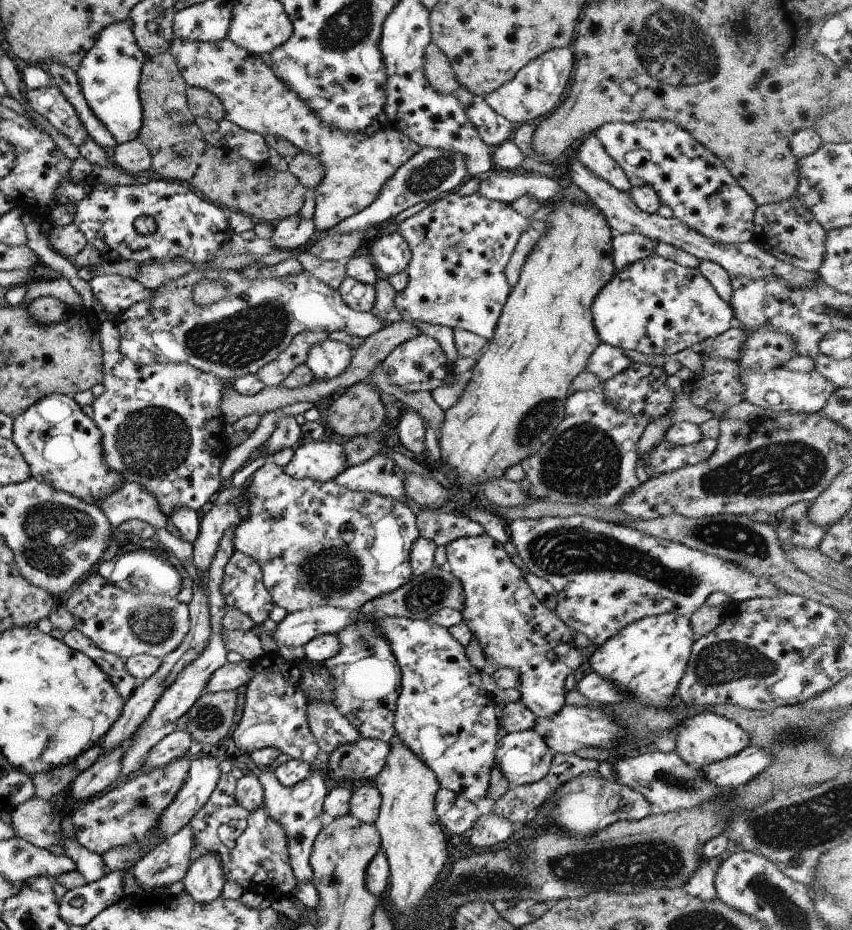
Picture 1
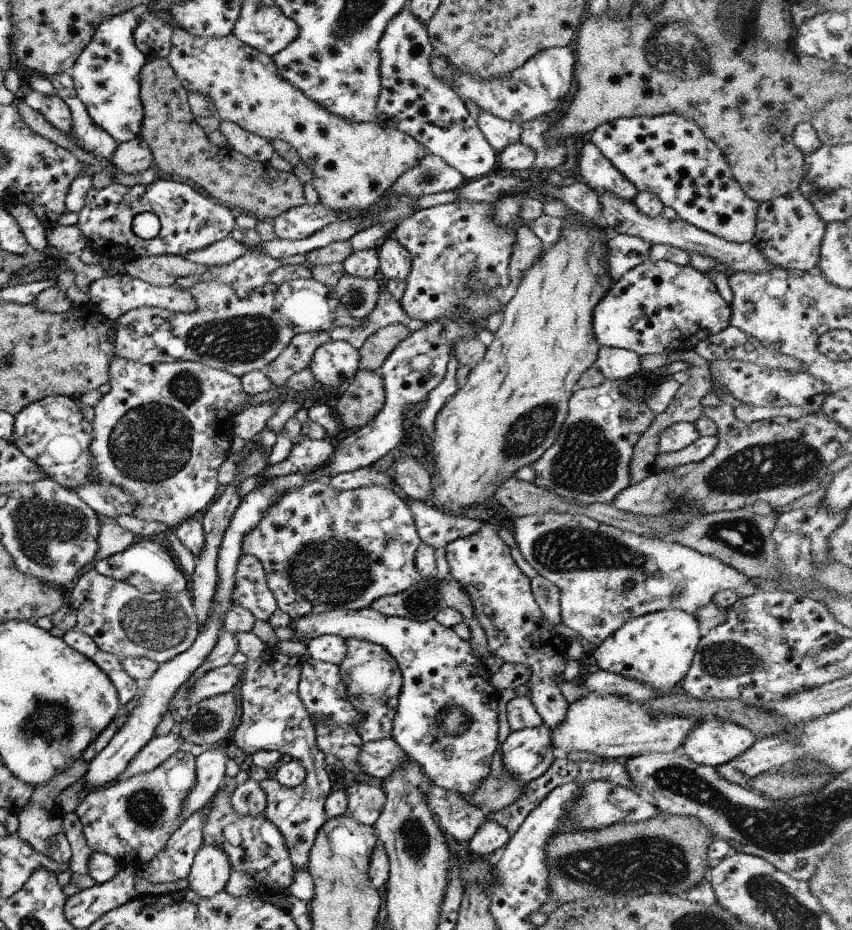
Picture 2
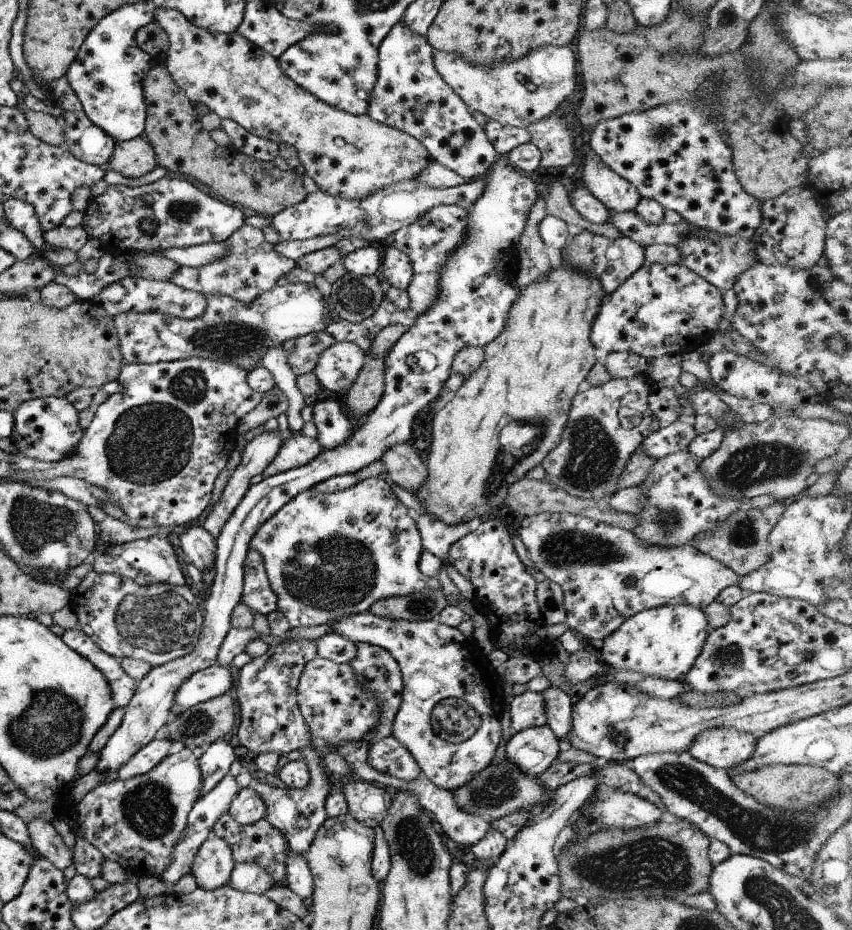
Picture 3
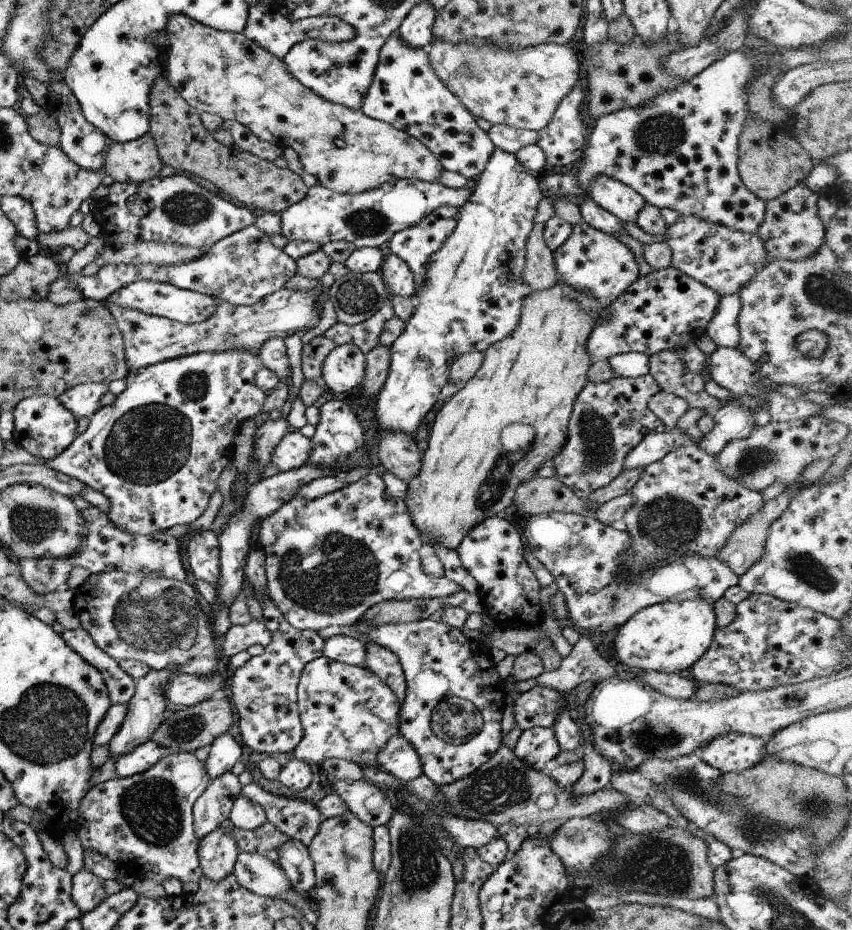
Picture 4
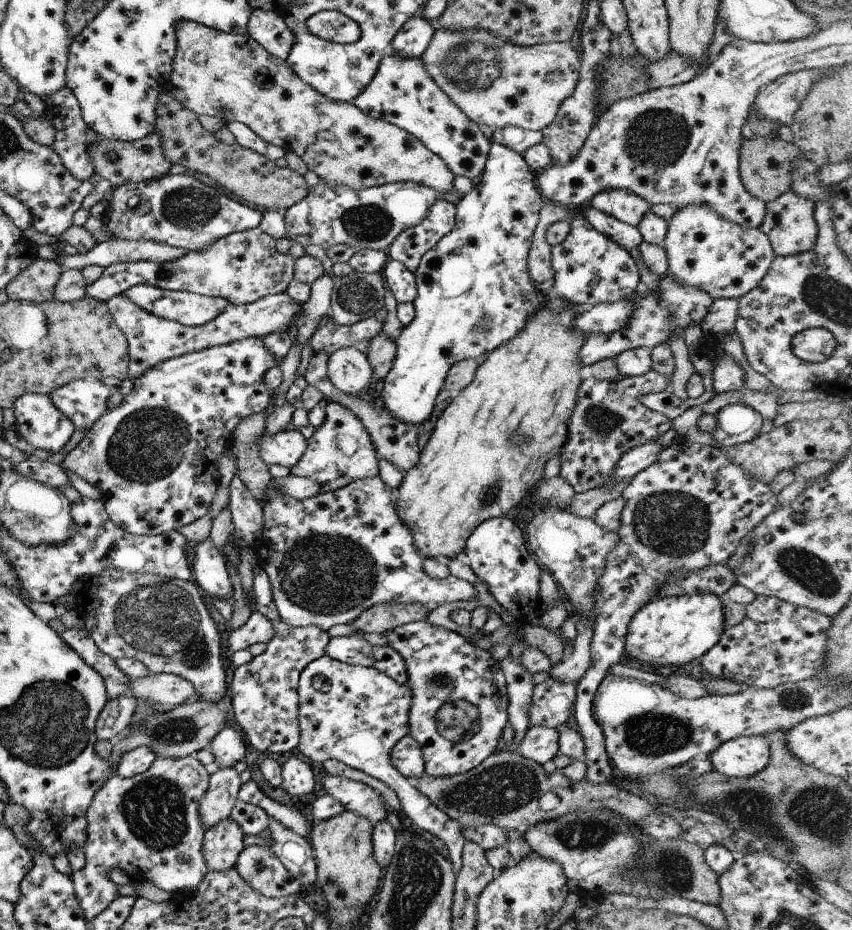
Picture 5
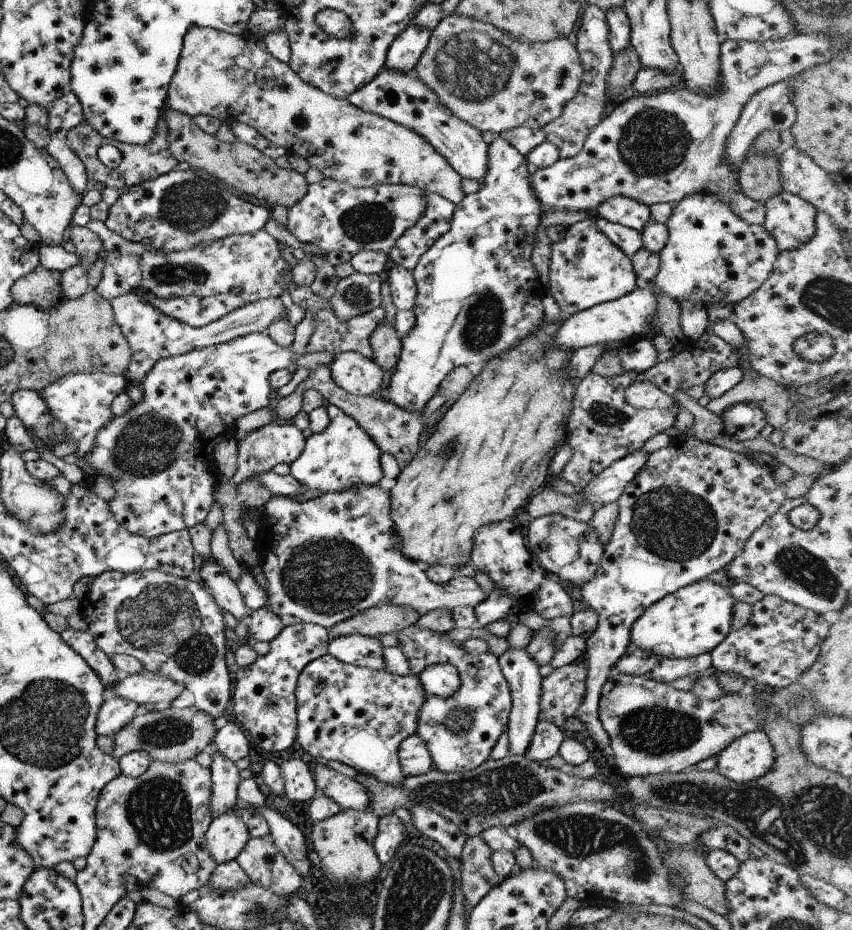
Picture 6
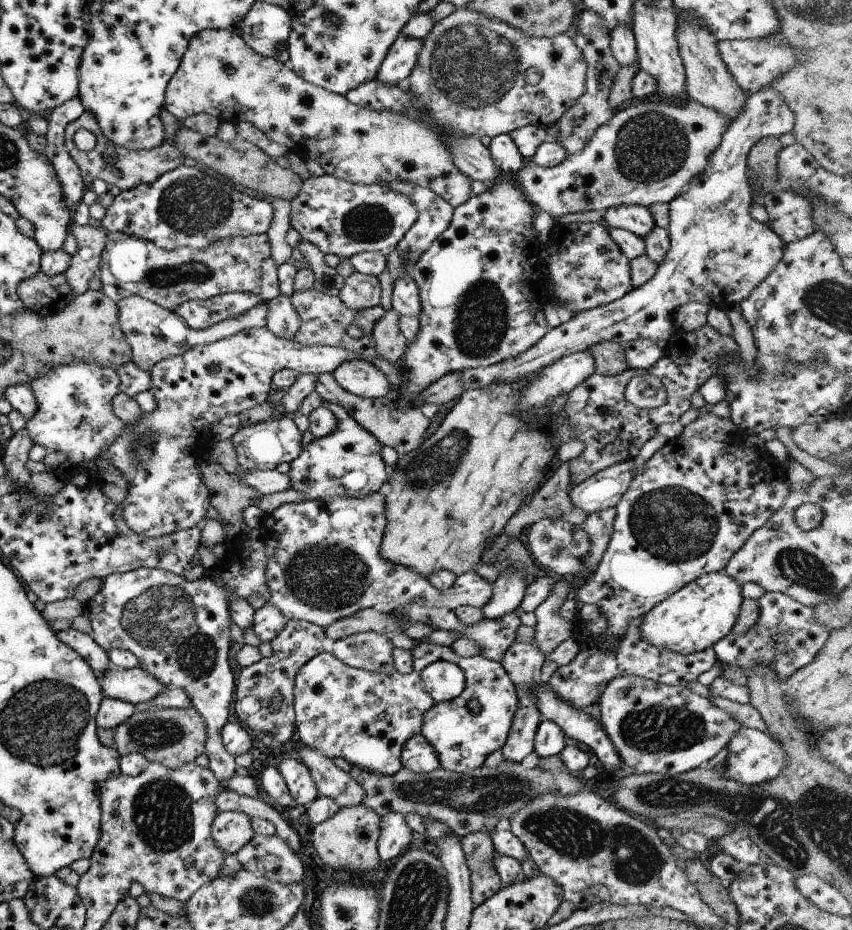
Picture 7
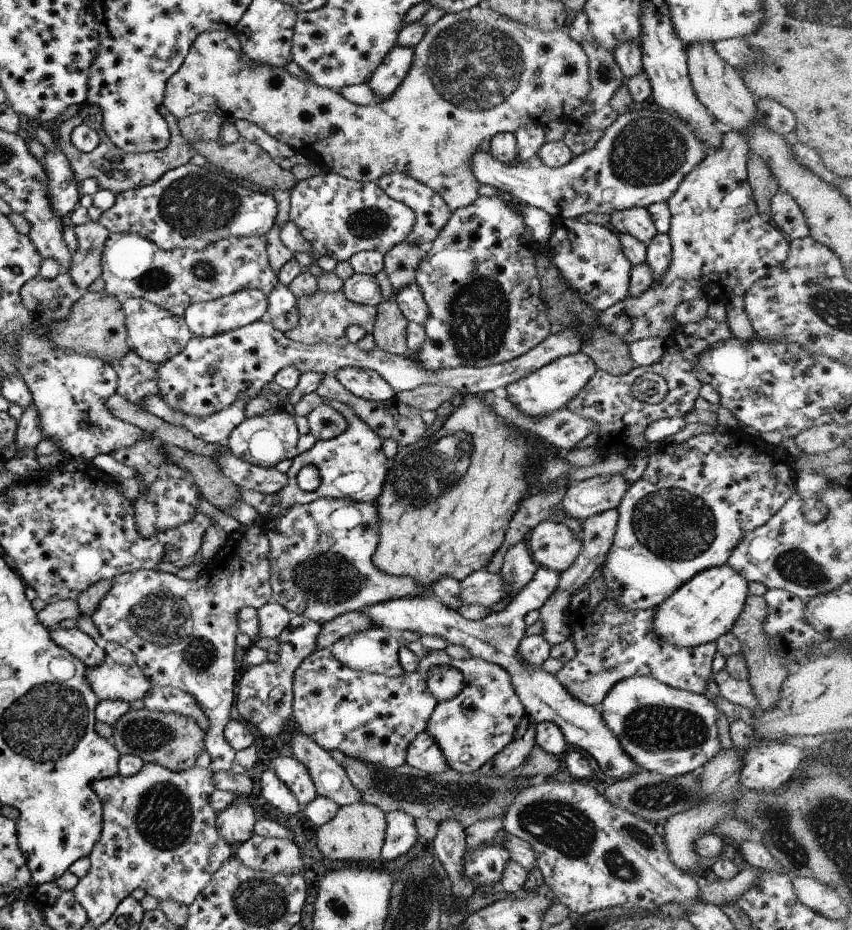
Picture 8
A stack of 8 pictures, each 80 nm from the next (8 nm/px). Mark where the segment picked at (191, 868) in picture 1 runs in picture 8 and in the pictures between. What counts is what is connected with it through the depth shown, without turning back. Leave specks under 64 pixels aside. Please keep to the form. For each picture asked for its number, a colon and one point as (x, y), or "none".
2: (210, 869)
3: (213, 862)
4: (216, 852)
5: (221, 843)
6: (226, 835)
7: (230, 831)
8: (234, 824)

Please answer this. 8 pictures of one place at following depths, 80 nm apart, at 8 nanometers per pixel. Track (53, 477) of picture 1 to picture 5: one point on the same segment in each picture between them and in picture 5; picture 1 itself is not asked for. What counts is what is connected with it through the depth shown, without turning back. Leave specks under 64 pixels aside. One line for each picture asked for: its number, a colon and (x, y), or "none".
2: (51, 432)
3: (46, 429)
4: (42, 426)
5: (36, 420)

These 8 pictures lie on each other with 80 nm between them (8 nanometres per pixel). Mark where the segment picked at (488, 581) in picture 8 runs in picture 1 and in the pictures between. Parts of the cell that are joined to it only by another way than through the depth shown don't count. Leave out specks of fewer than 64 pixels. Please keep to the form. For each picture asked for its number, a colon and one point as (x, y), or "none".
1: (317, 544)
2: (320, 548)
3: (328, 556)
4: (327, 560)
5: (329, 557)
6: (325, 559)
7: (322, 556)

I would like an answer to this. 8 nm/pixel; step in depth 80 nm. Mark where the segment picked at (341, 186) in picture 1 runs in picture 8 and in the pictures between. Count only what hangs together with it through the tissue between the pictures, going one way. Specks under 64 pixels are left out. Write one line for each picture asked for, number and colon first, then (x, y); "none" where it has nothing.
2: (353, 164)
3: (350, 156)
4: (218, 72)
5: (228, 75)
6: (230, 77)
7: (476, 76)
8: (474, 73)

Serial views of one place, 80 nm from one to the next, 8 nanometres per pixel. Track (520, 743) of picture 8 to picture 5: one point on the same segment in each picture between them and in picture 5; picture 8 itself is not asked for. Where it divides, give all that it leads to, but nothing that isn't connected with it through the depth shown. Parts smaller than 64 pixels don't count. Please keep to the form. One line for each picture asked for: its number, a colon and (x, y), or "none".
5: (519, 687)
6: (519, 670)
7: (521, 662)

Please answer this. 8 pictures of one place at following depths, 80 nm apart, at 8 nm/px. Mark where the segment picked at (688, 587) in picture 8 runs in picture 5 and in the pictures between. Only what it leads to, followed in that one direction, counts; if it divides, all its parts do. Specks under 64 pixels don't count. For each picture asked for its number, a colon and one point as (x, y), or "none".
5: (671, 631)
6: (691, 621)
7: (695, 617)

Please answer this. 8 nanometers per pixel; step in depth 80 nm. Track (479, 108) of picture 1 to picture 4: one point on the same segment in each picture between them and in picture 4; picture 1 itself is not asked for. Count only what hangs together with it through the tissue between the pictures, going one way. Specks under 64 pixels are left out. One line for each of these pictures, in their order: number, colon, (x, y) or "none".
2: (498, 133)
3: (504, 138)
4: (509, 139)

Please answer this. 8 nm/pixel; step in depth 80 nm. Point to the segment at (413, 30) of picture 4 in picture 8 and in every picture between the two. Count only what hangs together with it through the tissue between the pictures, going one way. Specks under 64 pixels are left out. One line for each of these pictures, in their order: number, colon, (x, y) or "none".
5: (412, 38)
6: (405, 49)
7: (401, 56)
8: (390, 71)

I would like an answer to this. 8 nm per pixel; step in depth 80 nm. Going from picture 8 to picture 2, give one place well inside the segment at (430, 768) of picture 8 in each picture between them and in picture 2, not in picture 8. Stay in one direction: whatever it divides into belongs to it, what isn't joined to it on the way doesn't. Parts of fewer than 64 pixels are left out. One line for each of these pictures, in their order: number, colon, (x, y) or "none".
2: (377, 759)
3: (386, 755)
4: (397, 757)
5: (405, 756)
6: (413, 757)
7: (417, 755)

